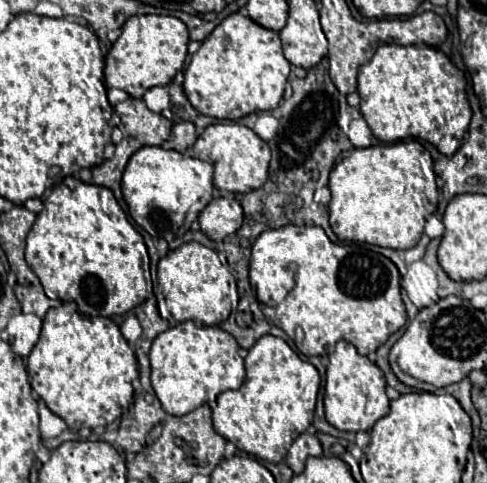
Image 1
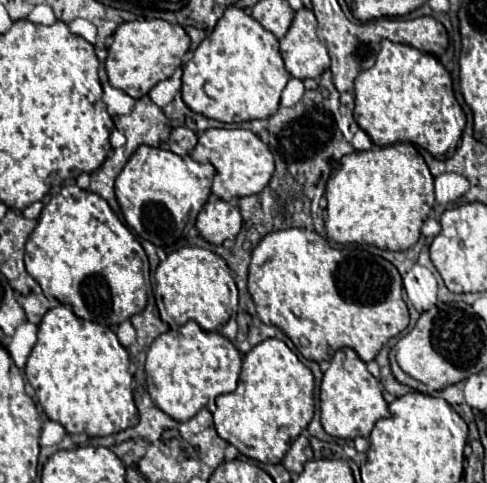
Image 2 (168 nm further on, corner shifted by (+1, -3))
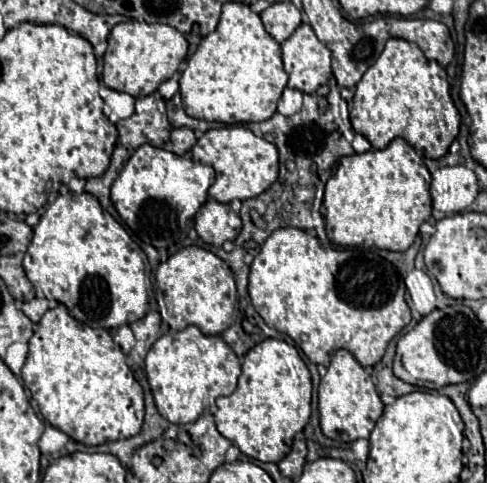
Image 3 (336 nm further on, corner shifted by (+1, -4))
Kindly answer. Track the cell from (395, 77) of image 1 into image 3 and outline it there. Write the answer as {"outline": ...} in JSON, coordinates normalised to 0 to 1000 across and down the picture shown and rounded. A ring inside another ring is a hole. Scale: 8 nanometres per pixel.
{"outline":[[[832,81],[795,85],[791,106],[778,114],[770,135],[758,139],[745,164],[733,172],[717,238],[725,267],[754,284],[766,308],[791,308],[811,284],[823,284],[844,304],[869,313],[881,329],[906,329],[943,275],[943,230],[930,217],[914,143],[897,126],[881,126],[852,89],[840,89]]]}

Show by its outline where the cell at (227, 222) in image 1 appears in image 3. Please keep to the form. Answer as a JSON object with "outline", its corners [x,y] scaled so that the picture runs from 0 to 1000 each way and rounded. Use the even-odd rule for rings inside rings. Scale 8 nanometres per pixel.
{"outline":[[[429,412],[400,445],[400,474],[421,503],[454,511],[462,499],[483,499],[495,453],[470,424]]]}

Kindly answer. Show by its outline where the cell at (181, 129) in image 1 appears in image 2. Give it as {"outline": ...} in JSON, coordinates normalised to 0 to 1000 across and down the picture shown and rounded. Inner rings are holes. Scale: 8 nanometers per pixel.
{"outline":[[[368,261],[368,265],[355,265],[347,284],[347,311],[368,319],[368,323],[384,323],[396,302],[405,298],[405,282],[396,269],[380,265],[380,261]]]}

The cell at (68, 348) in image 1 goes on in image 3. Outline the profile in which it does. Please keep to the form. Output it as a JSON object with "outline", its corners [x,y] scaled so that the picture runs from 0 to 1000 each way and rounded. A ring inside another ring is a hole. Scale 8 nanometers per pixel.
{"outline":[[[133,631],[101,640],[76,673],[76,685],[60,702],[60,735],[43,768],[43,785],[64,810],[80,839],[84,859],[117,888],[138,896],[150,913],[175,921],[207,921],[216,913],[261,909],[290,892],[298,863],[298,839],[290,818],[290,797],[277,789],[269,764],[261,760],[261,739],[248,718],[232,706],[220,681],[183,677],[150,660]]]}

